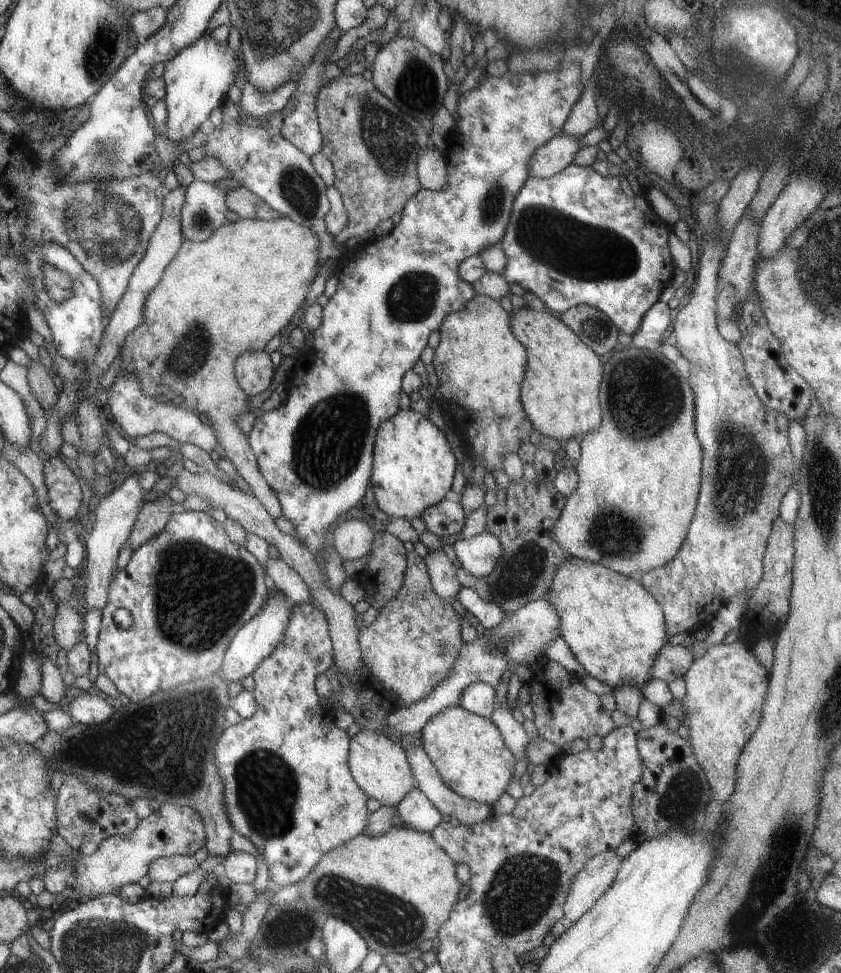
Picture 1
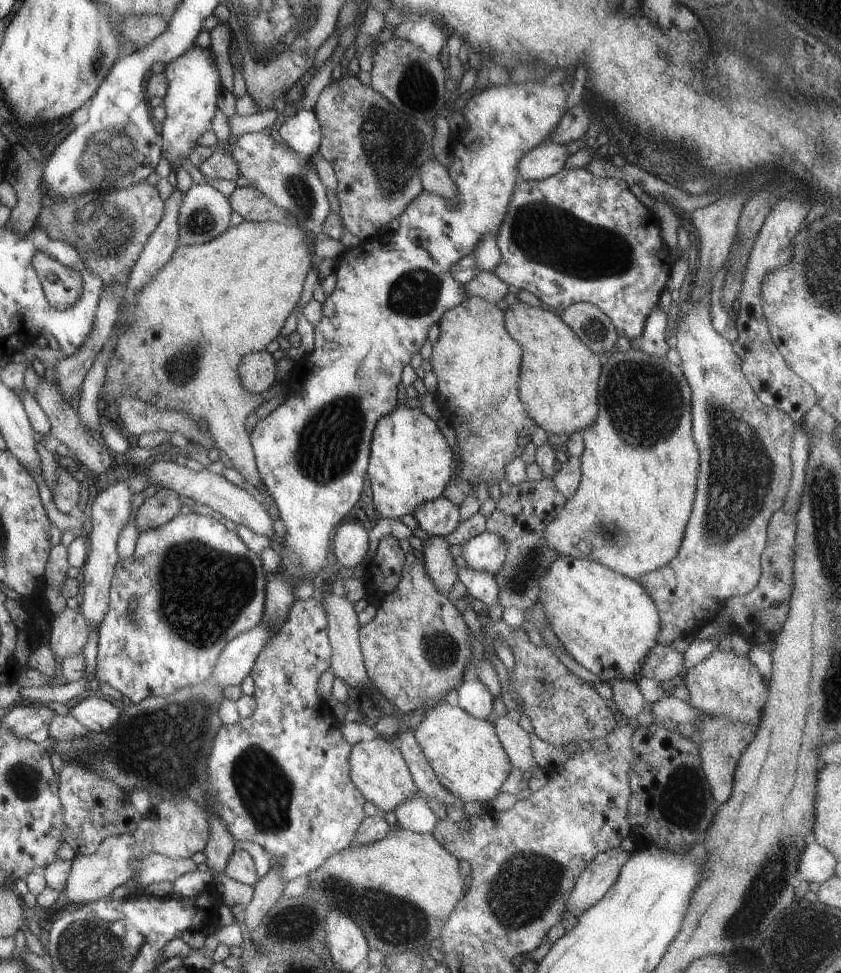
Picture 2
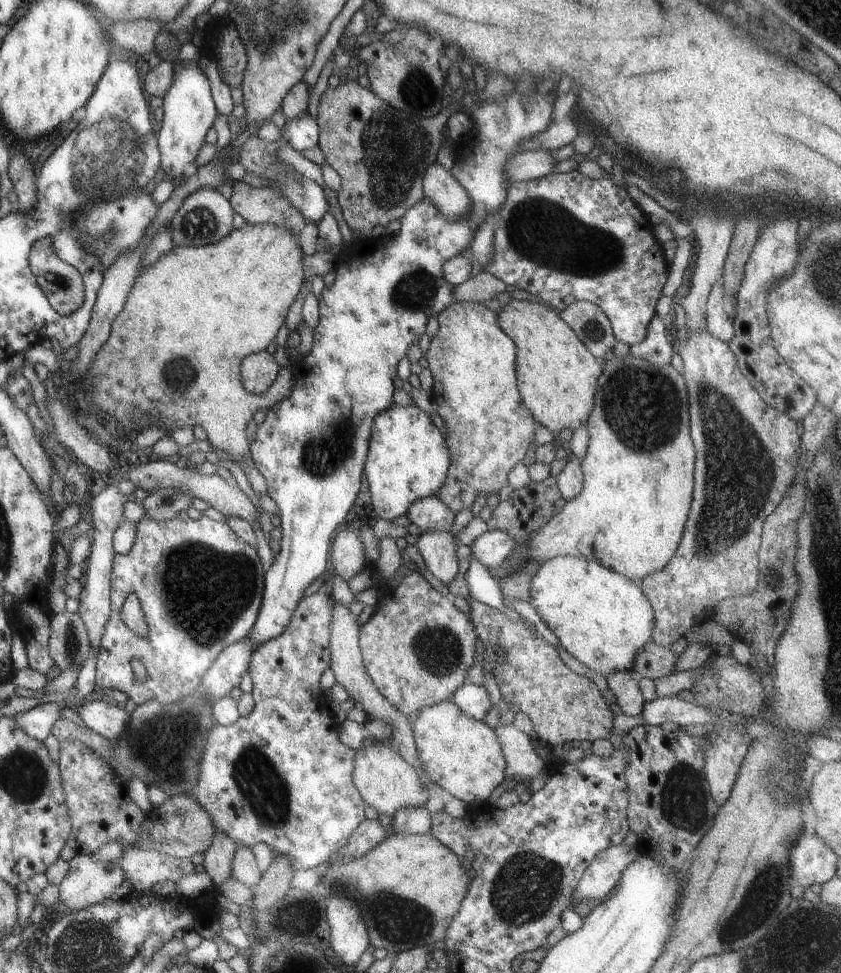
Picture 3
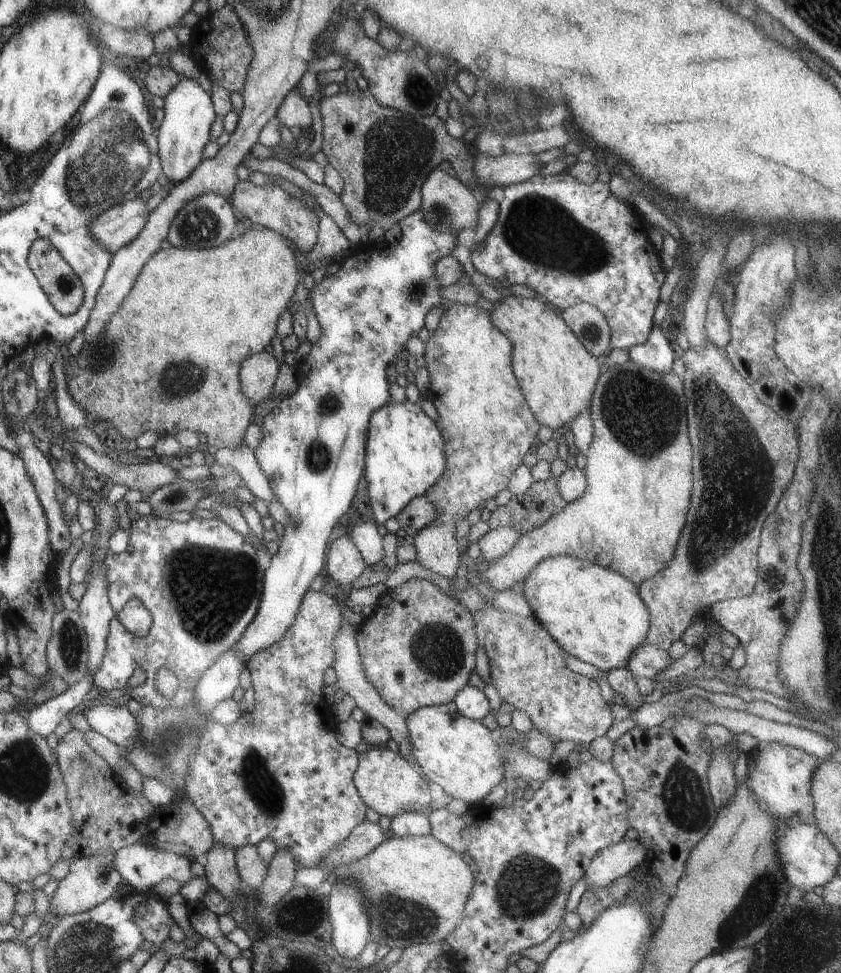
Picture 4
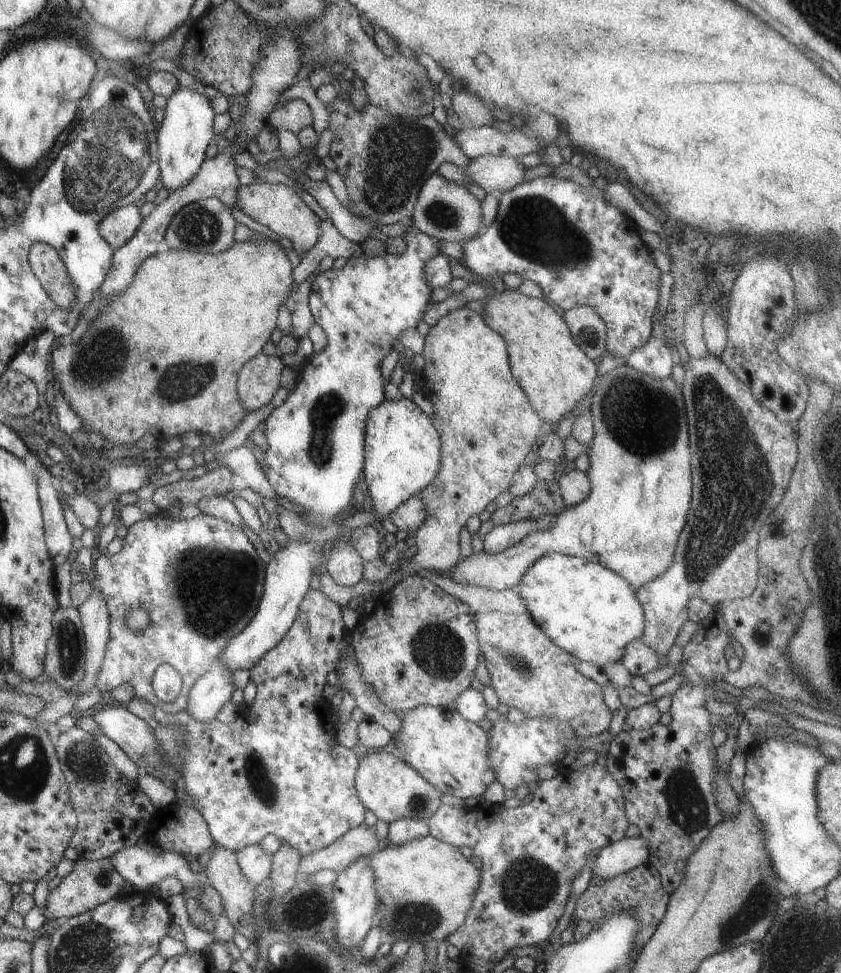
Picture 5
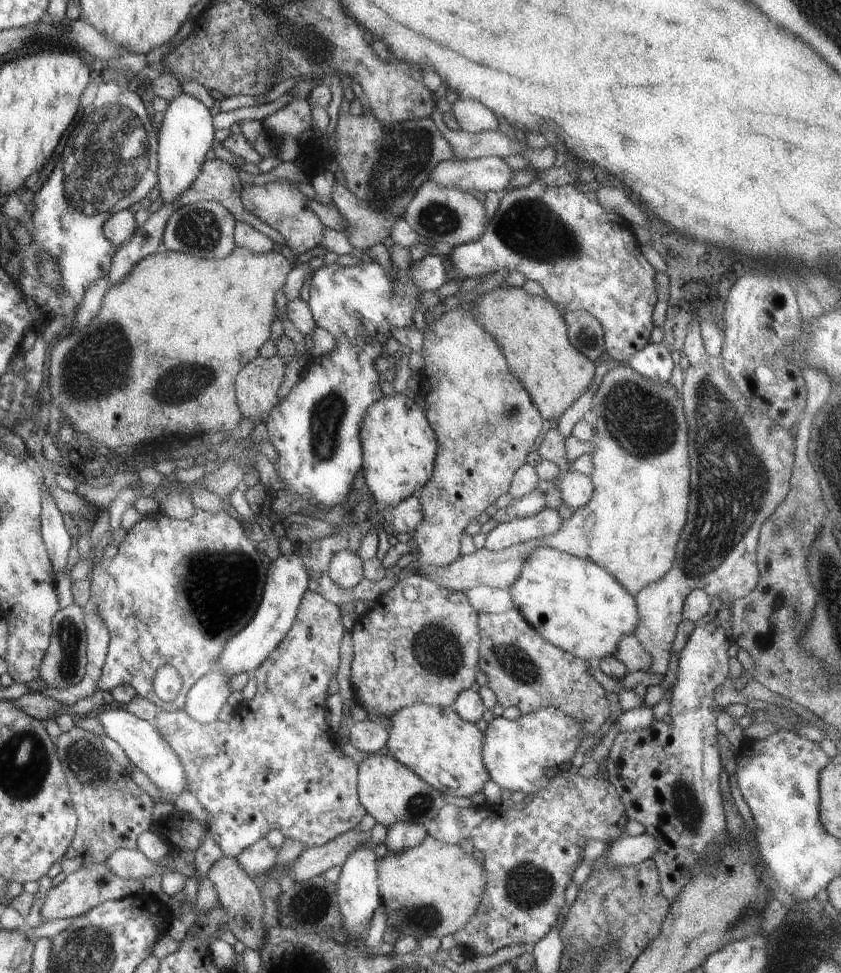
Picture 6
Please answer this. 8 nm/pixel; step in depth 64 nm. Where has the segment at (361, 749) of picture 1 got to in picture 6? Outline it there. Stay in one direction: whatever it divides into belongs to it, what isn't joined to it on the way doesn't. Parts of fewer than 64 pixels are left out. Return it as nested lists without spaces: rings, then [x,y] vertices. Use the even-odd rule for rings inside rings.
[[[385,751],[370,754],[358,767],[357,791],[368,814],[387,829],[397,822],[426,825],[438,816],[448,796],[424,782],[415,772]]]

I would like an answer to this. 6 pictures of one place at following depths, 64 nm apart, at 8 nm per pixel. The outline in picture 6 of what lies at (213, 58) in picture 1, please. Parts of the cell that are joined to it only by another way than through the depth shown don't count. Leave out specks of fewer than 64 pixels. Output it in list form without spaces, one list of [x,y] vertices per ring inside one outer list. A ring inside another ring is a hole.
[[[182,92],[168,103],[167,110],[163,113],[163,122],[157,126],[158,188],[161,190],[159,196],[164,205],[172,205],[196,180],[206,160],[206,152],[216,144],[212,114],[200,100]]]

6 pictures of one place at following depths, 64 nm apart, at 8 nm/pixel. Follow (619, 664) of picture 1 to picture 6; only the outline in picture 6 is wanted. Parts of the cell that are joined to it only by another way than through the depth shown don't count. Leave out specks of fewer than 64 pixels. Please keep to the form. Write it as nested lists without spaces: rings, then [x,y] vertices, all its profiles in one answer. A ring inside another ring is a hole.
[[[534,547],[523,560],[515,581],[509,586],[511,601],[522,616],[550,644],[559,646],[572,656],[597,664],[603,656],[615,655],[621,638],[637,629],[638,611],[633,597],[617,578],[590,559],[580,558],[561,550]]]

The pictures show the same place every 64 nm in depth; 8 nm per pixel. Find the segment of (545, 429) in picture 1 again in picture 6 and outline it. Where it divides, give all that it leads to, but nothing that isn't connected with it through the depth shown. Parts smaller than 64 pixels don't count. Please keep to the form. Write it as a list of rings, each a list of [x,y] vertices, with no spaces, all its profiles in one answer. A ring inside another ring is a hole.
[[[505,284],[505,288],[492,289],[472,302],[474,305],[470,312],[474,320],[491,335],[494,335],[510,364],[510,372],[522,382],[522,386],[528,391],[543,418],[553,423],[556,422],[574,400],[587,390],[598,363],[592,362],[572,346],[567,335],[565,318],[548,298],[532,295],[523,287],[508,287]]]

